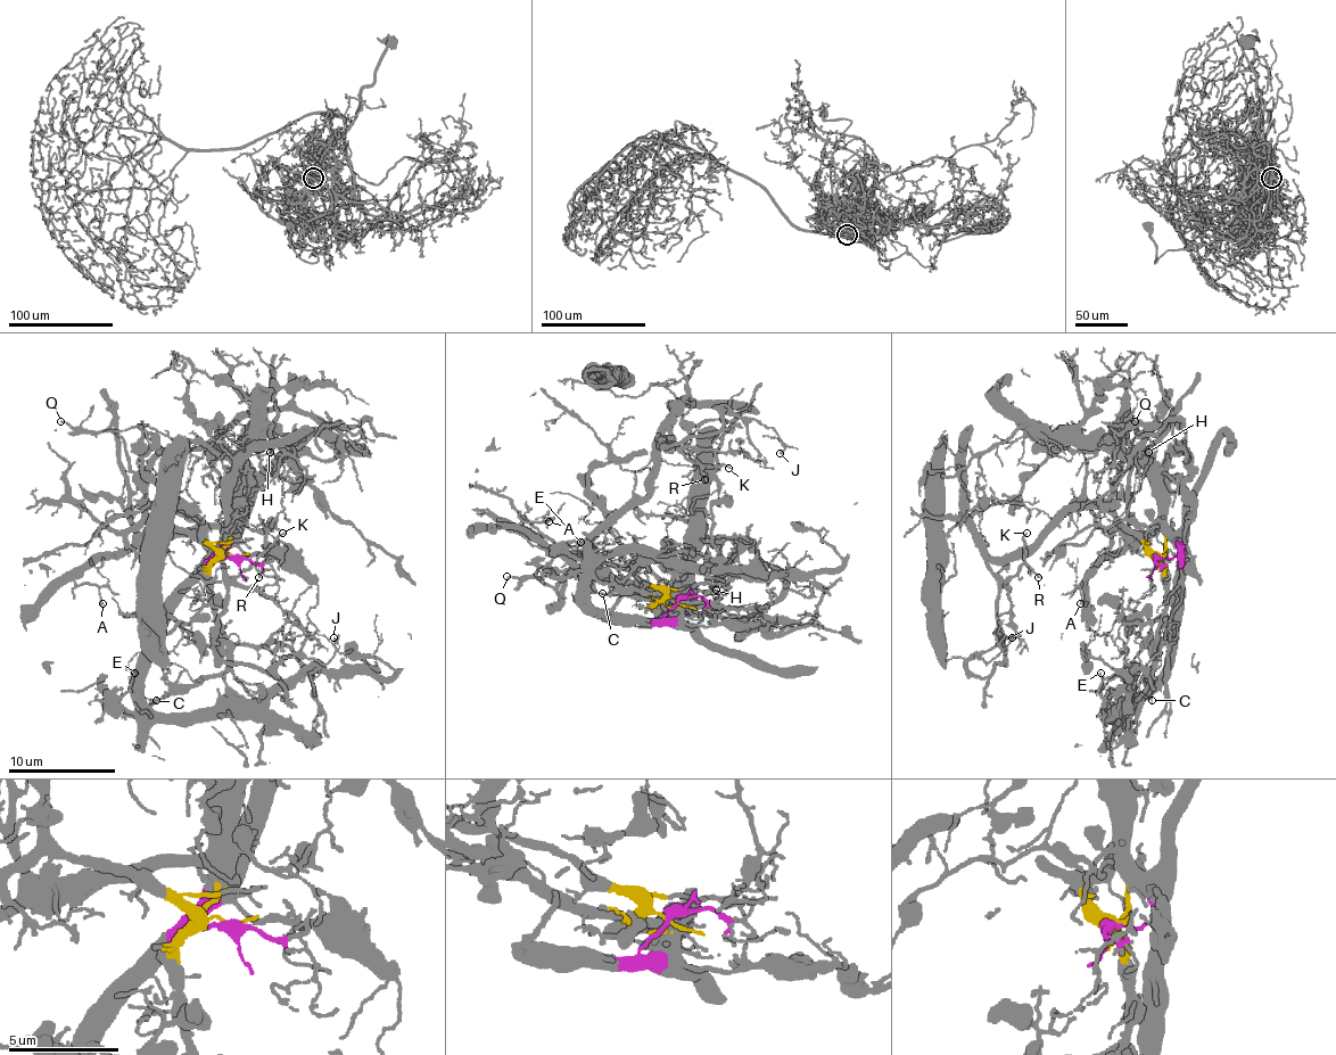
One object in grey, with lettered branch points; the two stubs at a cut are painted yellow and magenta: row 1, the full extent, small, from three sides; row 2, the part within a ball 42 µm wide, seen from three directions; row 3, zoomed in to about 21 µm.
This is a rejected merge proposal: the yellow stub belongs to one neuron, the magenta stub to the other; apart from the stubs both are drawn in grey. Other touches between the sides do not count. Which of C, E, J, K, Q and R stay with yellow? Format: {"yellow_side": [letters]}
{"yellow_side": ["J", "K", "Q", "R"]}

